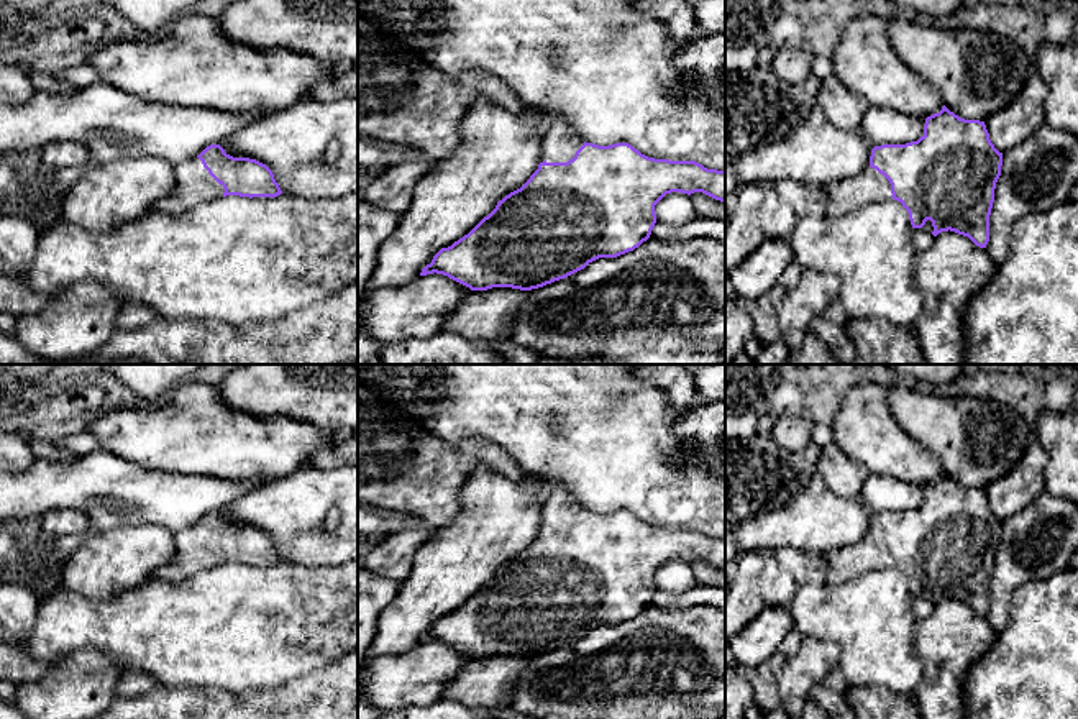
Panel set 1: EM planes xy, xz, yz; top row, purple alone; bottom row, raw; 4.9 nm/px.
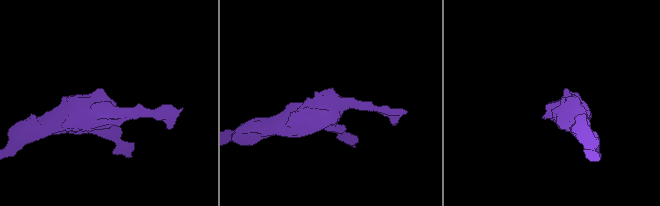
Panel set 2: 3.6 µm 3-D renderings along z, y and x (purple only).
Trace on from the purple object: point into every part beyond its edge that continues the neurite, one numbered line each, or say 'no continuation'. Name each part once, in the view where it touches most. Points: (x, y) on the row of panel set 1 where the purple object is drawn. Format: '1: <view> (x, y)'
1: xz (560, 145)

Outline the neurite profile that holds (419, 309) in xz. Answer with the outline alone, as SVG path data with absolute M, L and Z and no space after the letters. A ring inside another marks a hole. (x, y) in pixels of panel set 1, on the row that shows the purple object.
M427 274L402 287L366 291L358 305L363 328L381 345L430 338L471 289L443 274Z

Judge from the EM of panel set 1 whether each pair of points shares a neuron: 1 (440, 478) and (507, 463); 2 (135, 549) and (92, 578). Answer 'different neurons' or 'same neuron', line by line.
1: same neuron
2: same neuron

